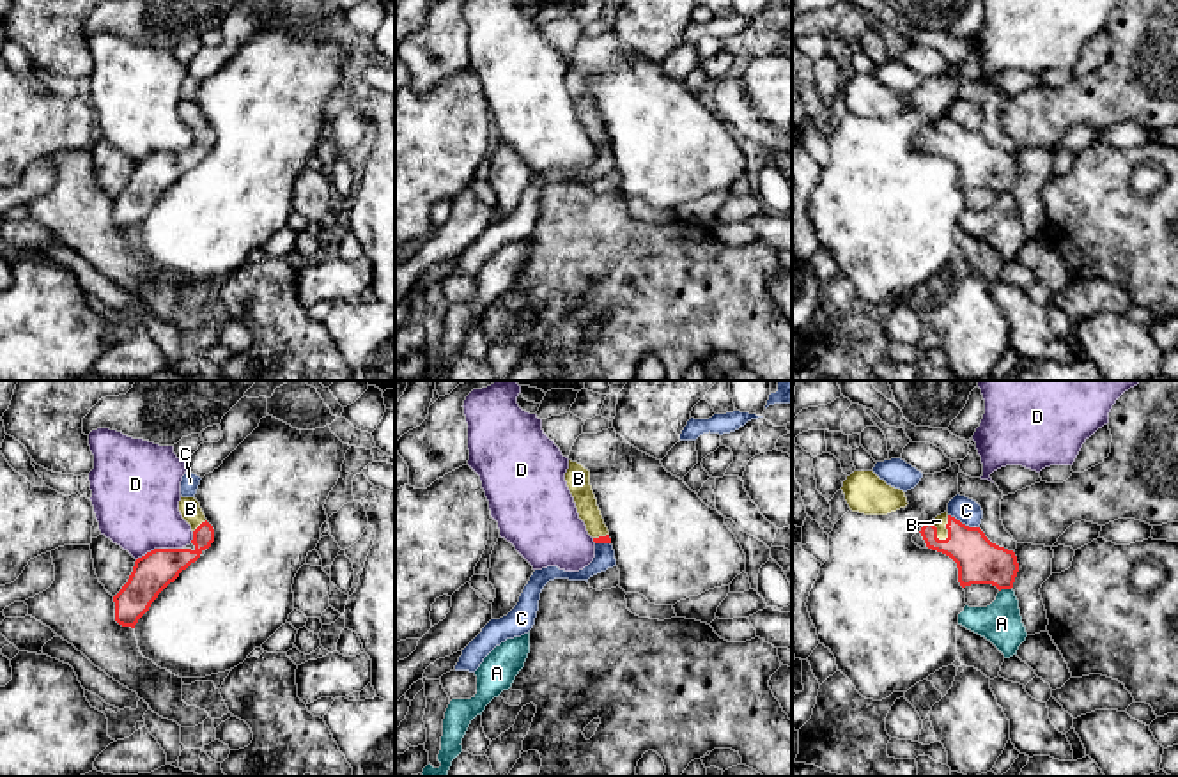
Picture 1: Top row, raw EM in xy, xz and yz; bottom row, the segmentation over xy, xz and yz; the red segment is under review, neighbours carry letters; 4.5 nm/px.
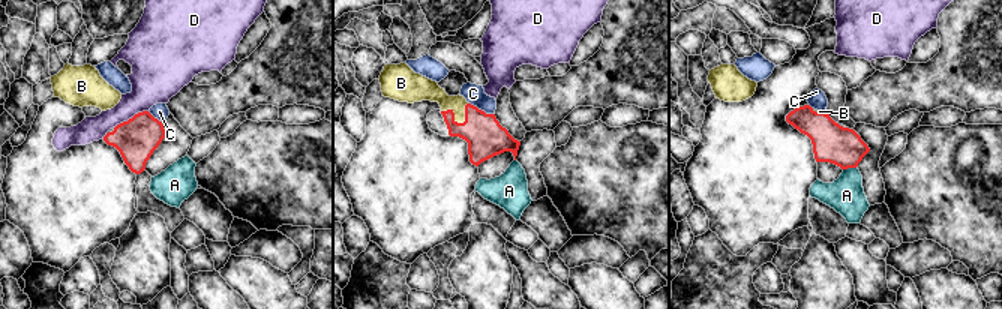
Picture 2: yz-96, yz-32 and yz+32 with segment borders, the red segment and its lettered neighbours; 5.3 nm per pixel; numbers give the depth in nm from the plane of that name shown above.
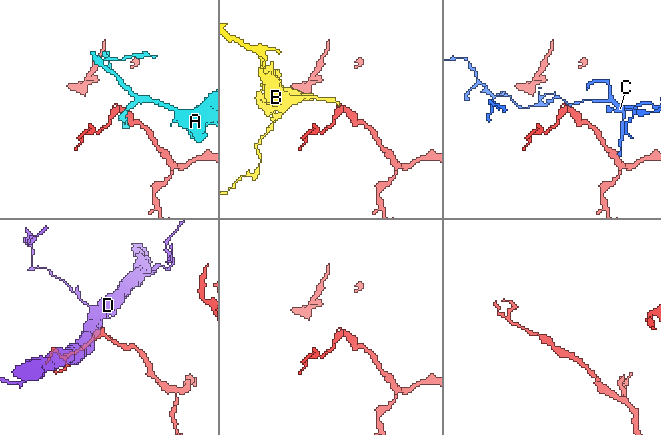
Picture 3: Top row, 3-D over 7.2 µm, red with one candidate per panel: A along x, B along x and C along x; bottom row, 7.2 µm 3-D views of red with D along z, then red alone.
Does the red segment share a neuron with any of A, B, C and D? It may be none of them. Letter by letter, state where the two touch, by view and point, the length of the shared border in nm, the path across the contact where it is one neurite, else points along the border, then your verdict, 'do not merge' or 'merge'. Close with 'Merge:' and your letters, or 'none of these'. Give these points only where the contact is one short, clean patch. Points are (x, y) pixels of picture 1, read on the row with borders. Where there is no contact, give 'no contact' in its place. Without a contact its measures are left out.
A: yz (1005, 588) | 60 nm | do not merge
B: yz (946, 528) | 130 nm | across yz (980, 561), (946, 528), (939, 521) | merge
C: yz (964, 524) | 160 nm | do not merge
D: xy (158, 549) | 220 nm | do not merge
Merge: B

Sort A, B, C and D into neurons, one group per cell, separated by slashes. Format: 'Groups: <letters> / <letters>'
Groups: A / B / C / D

